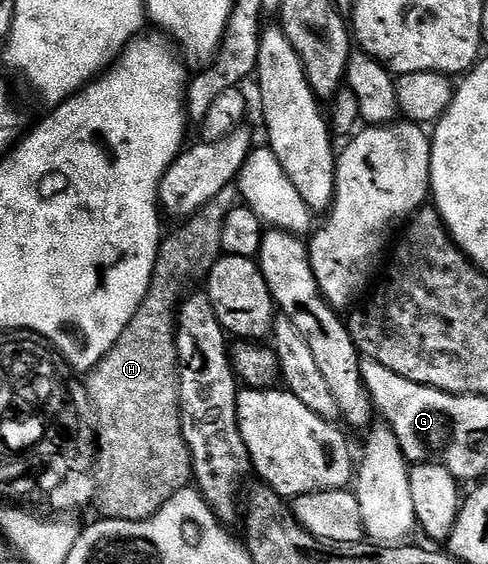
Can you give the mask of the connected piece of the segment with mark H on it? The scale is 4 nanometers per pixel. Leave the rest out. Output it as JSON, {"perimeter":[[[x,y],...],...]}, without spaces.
{"perimeter":[[[234,188],[222,189],[190,218],[176,233],[159,242],[159,254],[153,267],[151,286],[129,327],[121,331],[121,339],[86,374],[87,394],[91,396],[93,417],[97,422],[97,488],[94,504],[99,505],[98,516],[109,520],[147,520],[161,511],[169,499],[192,484],[191,456],[182,434],[182,411],[179,409],[179,363],[175,345],[176,322],[180,305],[185,298],[187,284],[195,273],[195,261],[191,257],[215,259],[223,253],[222,225],[237,206]]]}

